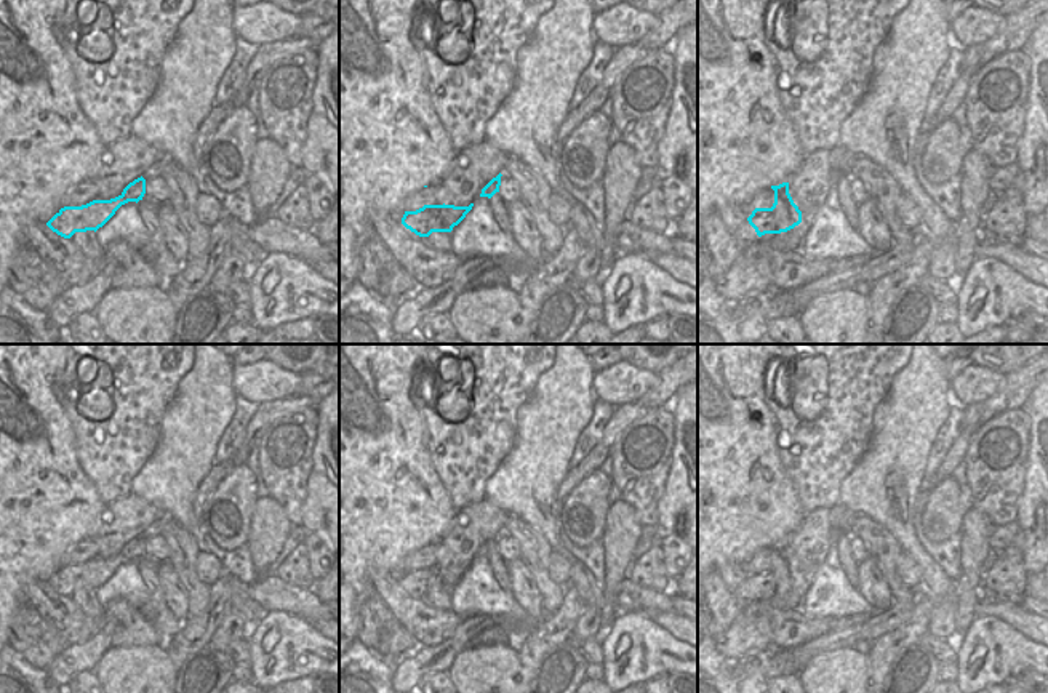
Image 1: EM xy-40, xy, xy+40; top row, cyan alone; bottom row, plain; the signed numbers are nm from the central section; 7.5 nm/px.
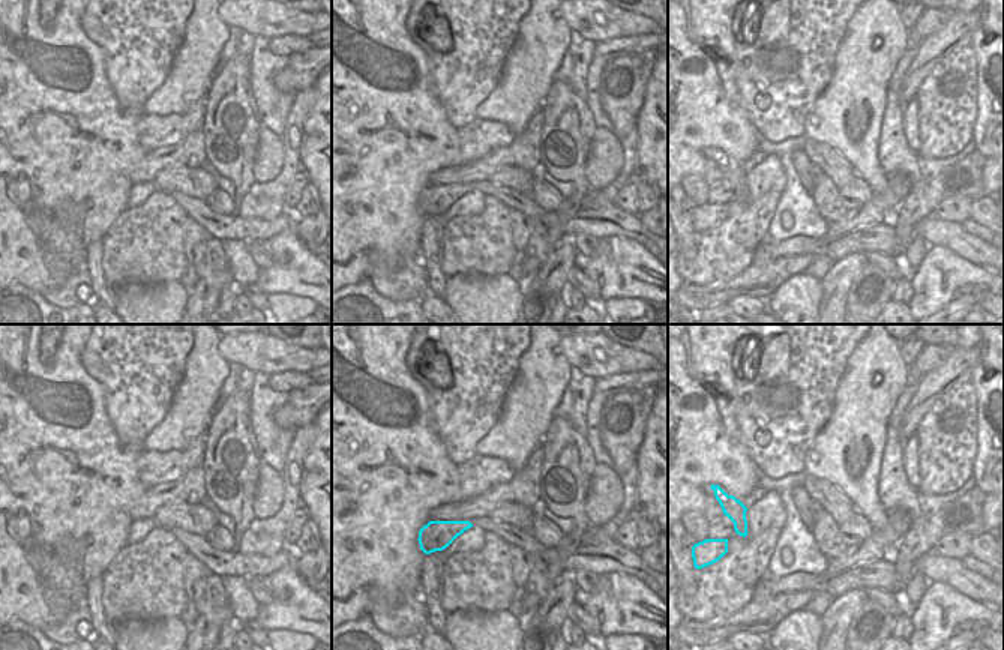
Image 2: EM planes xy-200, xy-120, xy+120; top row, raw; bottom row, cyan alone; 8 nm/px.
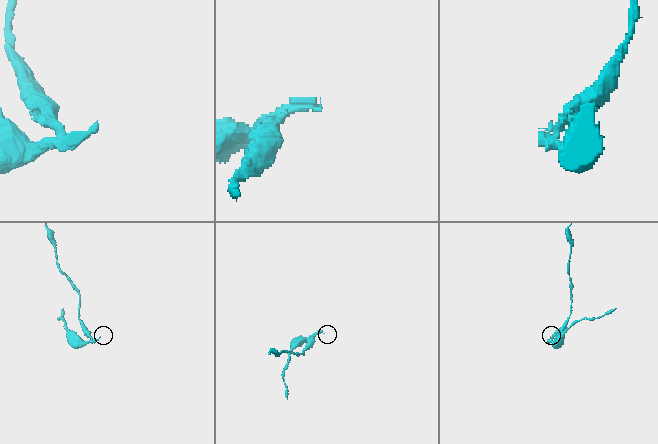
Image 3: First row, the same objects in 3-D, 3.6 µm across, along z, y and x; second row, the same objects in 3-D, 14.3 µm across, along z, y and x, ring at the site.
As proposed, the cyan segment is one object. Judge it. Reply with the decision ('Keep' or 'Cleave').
Cleave

